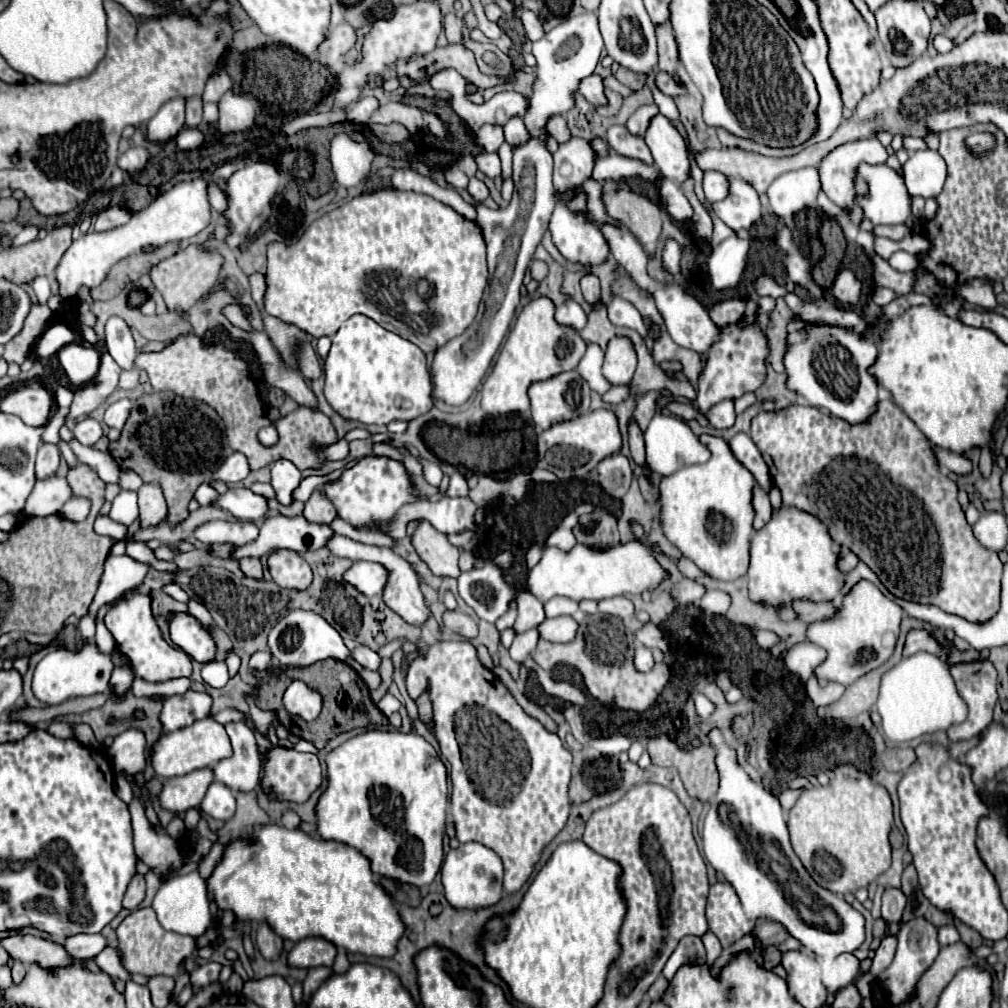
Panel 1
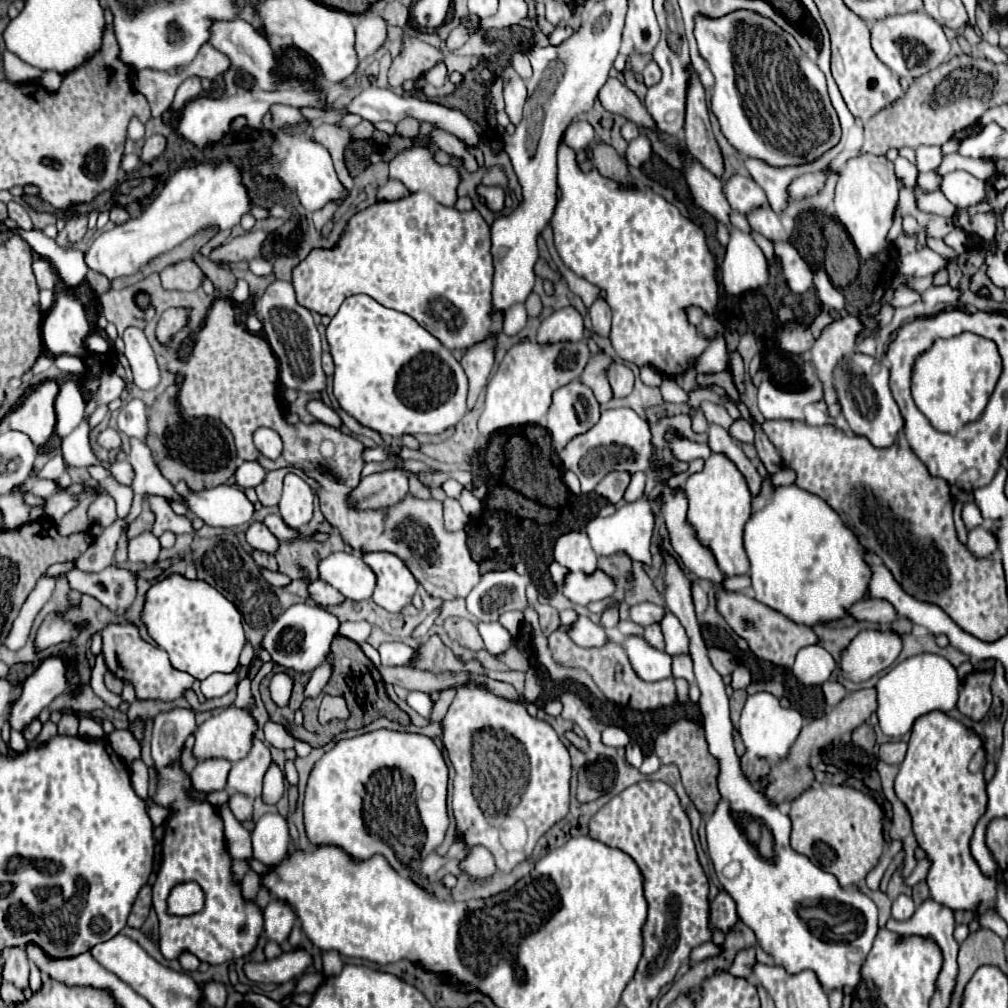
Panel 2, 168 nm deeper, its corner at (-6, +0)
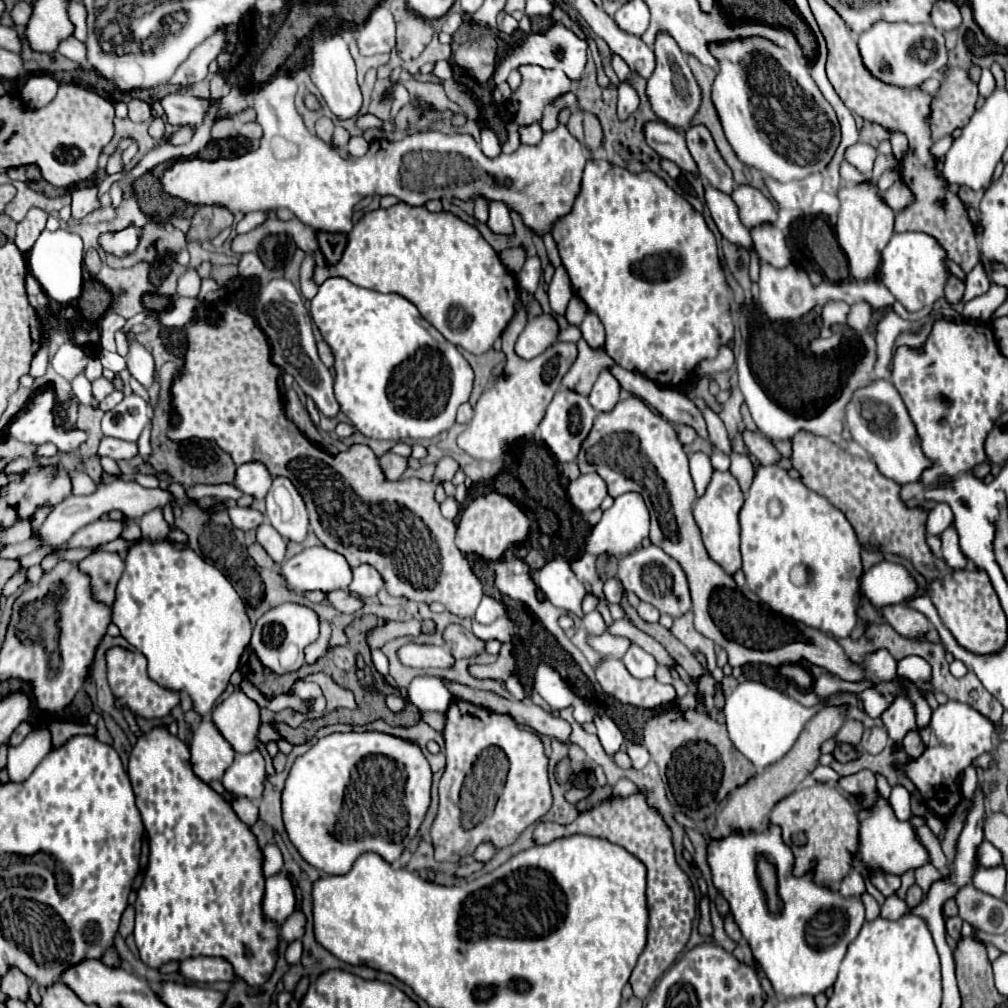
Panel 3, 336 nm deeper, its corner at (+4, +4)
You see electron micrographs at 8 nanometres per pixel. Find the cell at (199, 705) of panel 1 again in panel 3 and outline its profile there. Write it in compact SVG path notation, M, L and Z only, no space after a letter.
M165 725L161 727L153 727L151 731L147 731L145 735L141 735L129 755L129 767L127 767L127 773L129 773L129 779L131 779L131 785L133 785L133 791L135 791L135 799L137 799L137 807L141 811L141 817L143 817L143 823L145 823L145 829L147 829L147 835L149 835L149 847L151 847L151 853L149 853L149 865L147 865L147 873L145 873L145 879L143 879L143 885L141 889L137 891L137 901L135 901L135 911L137 911L137 917L135 917L135 943L139 947L139 955L143 959L143 963L147 963L149 967L161 967L169 961L185 961L189 957L197 957L197 955L207 955L207 957L225 957L233 967L235 967L235 973L245 979L249 985L257 987L257 985L263 985L273 967L275 967L275 961L277 961L277 925L271 923L269 919L265 919L263 911L261 911L261 899L263 899L263 885L265 885L265 877L261 873L261 851L259 851L259 845L255 841L255 835L249 831L249 827L245 823L241 823L237 819L237 815L233 813L231 805L221 799L207 783L203 783L199 777L195 777L195 773L191 771L191 765L189 765L189 747L173 737L169 733L169 729Z

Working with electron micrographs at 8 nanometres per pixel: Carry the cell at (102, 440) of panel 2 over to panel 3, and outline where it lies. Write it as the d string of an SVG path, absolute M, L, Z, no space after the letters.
M103 437L99 443L99 455L107 455L111 459L131 459L137 455L137 445L123 439Z

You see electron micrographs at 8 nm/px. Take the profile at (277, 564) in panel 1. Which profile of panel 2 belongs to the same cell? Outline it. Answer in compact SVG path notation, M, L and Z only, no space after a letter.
M319 579L311 581L309 583L309 593L311 593L311 599L321 605L321 607L327 607L327 605L341 605L345 601L345 597L333 589L331 585L327 583L319 583Z

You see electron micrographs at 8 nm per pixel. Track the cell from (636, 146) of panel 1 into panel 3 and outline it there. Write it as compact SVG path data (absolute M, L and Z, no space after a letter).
M627 83L619 85L619 103L617 103L617 117L621 121L625 121L639 105L639 97L633 91L633 87L629 87Z

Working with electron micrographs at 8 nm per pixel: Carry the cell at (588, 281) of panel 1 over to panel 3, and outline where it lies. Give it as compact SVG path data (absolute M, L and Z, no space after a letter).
M587 311L583 323L581 323L581 333L583 339L591 345L591 347L601 347L605 343L605 329L601 319L597 319L597 315L593 315L593 311Z

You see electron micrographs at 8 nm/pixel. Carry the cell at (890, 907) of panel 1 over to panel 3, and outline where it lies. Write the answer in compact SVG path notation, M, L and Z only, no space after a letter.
M891 895L885 899L883 907L881 907L881 917L889 919L889 921L897 921L901 919L901 915L907 913L907 905L903 899L899 899L897 895Z

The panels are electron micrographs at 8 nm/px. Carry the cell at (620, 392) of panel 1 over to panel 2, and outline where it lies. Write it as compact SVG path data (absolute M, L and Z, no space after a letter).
M593 353L589 357L589 363L583 369L583 373L581 373L581 383L587 385L595 393L595 397L597 397L599 403L607 403L609 399L613 399L607 375L599 371L599 353Z

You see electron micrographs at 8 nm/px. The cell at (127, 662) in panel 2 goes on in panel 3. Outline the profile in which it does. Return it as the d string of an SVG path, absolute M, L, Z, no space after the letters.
M111 647L105 653L105 661L107 661L107 679L117 699L115 701L117 707L127 705L133 713L145 719L155 719L155 717L165 717L179 703L179 691L169 691L167 687L161 687L157 681L149 679L147 659L139 651L131 651L125 647Z

